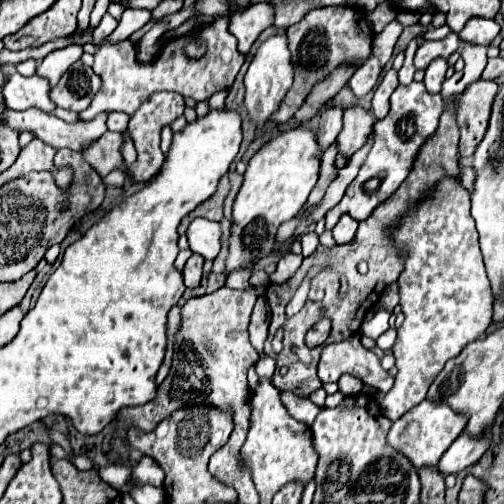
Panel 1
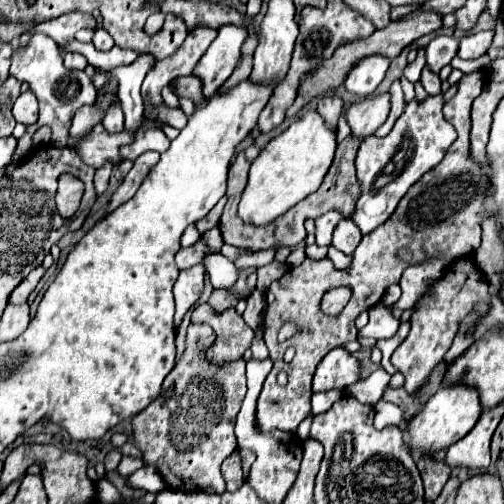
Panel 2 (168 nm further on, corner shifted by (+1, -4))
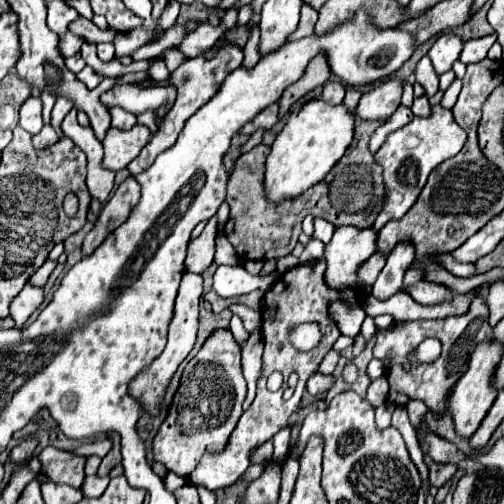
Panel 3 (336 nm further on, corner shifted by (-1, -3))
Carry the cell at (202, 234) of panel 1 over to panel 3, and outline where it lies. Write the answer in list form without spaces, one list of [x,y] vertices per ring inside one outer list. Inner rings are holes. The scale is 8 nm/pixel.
[[[219,265],[213,275],[213,289],[221,297],[239,297],[245,293],[251,293],[255,289],[261,289],[266,293],[277,279],[277,271],[274,270],[264,277],[249,275],[243,267],[229,267]]]

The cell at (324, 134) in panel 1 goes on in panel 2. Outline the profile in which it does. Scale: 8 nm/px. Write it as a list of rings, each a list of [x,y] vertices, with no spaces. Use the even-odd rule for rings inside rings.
[[[321,96],[319,104],[317,104],[317,112],[325,118],[325,122],[335,128],[339,114],[343,110],[343,100],[339,96]]]

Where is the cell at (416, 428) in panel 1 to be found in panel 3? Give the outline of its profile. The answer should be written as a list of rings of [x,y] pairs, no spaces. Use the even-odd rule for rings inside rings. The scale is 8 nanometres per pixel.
[[[485,339],[471,355],[469,359],[469,369],[459,377],[459,381],[451,387],[449,397],[447,397],[447,413],[453,417],[453,425],[457,435],[461,437],[471,437],[475,433],[475,429],[481,425],[483,417],[487,415],[487,411],[491,409],[497,391],[491,387],[491,375],[501,359],[501,351],[503,347],[499,343],[493,343],[491,339]]]

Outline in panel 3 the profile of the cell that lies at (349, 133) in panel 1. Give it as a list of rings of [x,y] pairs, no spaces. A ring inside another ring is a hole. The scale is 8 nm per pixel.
[[[387,79],[373,91],[361,95],[359,105],[355,109],[355,117],[361,119],[387,119],[401,103],[403,81]]]

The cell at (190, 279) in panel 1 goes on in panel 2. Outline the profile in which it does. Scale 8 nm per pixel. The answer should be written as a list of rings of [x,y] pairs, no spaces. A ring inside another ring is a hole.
[[[197,264],[193,268],[181,270],[173,294],[175,294],[175,302],[177,302],[177,312],[175,312],[175,330],[179,328],[185,312],[199,300],[201,292],[203,292],[203,276],[205,276],[205,266]]]

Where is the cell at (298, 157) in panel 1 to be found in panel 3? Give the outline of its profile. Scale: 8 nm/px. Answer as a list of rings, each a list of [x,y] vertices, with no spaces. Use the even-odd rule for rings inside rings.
[[[323,99],[309,101],[299,111],[291,113],[289,121],[285,123],[283,131],[275,137],[267,155],[263,181],[265,199],[271,205],[279,205],[283,201],[297,199],[315,183],[323,181],[325,175],[347,151],[353,139],[353,123],[353,113],[349,113],[345,105],[331,107],[329,103],[323,103]]]

